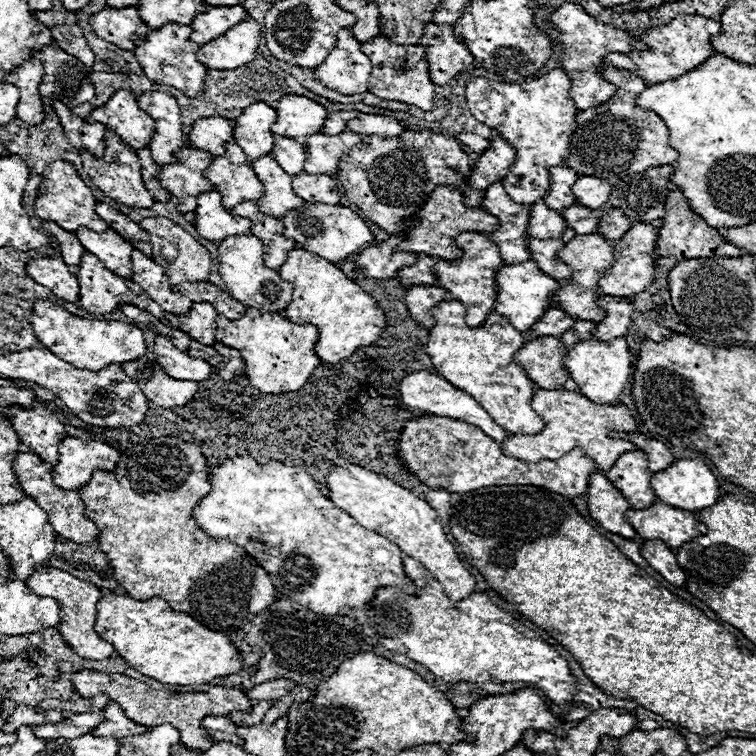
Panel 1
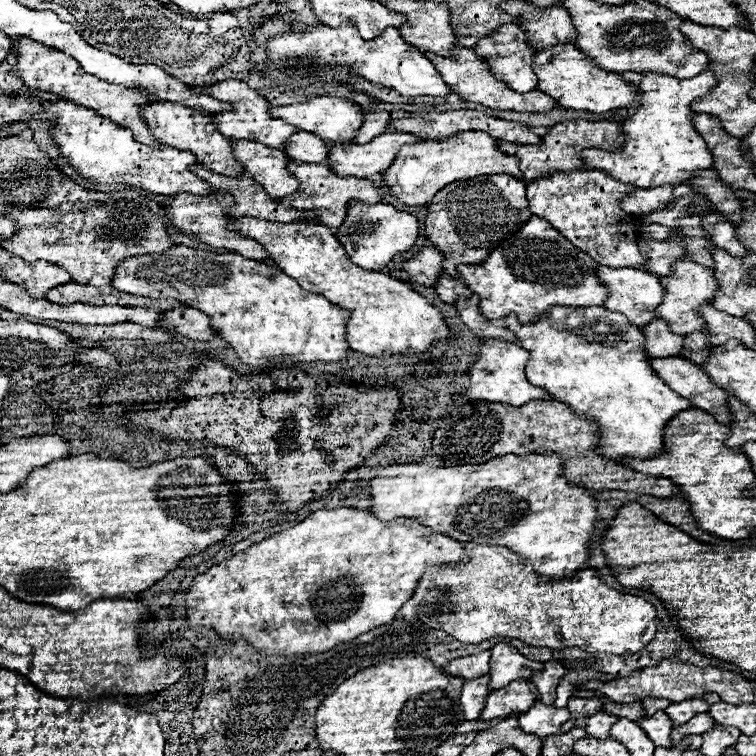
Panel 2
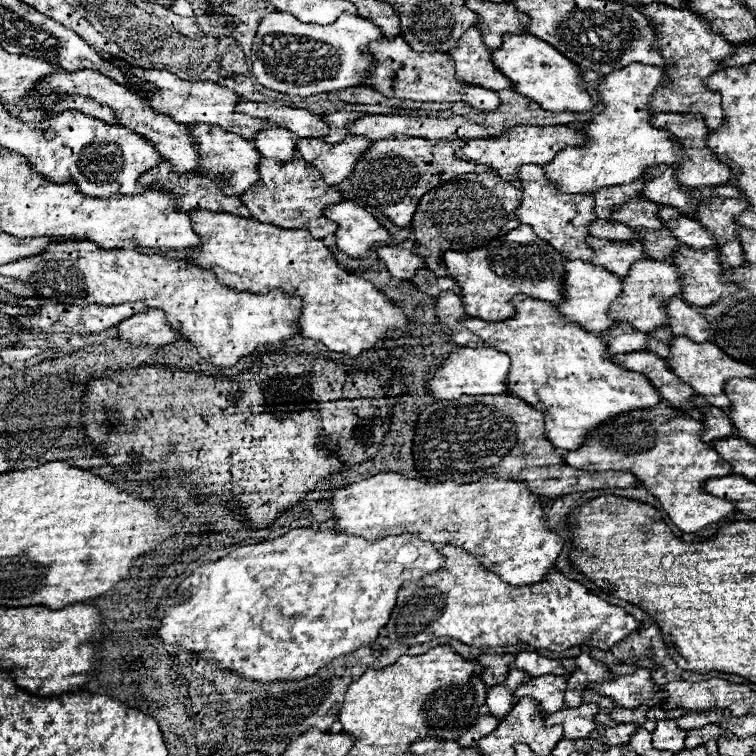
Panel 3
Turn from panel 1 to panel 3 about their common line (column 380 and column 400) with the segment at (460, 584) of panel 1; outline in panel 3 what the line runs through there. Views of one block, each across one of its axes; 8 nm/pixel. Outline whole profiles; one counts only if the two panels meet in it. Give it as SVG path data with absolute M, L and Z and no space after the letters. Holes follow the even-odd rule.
M382 472L336 490L330 512L336 520L334 530L348 536L380 540L408 532L438 546L458 546L510 586L544 580L562 550L560 536L546 526L540 496L530 494L524 482L508 478L486 476L480 482L456 484L452 480L418 482L396 472Z

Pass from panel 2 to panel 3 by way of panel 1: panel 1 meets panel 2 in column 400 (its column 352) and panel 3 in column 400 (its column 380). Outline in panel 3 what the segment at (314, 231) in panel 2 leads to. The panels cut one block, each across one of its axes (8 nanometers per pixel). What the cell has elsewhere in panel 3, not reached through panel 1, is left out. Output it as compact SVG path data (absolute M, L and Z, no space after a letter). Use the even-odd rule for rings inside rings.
M192 212L192 228L200 236L200 244L194 246L182 260L202 270L212 270L220 284L234 288L238 292L266 294L272 288L282 290L288 296L300 296L302 314L296 320L298 332L302 338L314 338L328 346L332 352L346 352L360 356L360 352L372 348L378 340L390 336L392 332L406 330L406 316L400 308L390 304L382 292L378 292L370 282L356 278L342 270L334 260L332 252L322 244L322 240L312 238L306 230L284 230L278 226L268 226L252 218L242 218L226 212Z

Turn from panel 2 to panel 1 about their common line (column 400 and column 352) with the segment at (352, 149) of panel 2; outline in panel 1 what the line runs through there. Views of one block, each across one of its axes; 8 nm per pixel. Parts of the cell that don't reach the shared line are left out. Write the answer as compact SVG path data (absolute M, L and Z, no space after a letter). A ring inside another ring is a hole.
M342 132L340 136L308 136L304 140L306 146L306 164L304 172L308 174L336 174L338 160L344 152L348 152L352 146L358 146L362 142L362 136L356 136L354 132Z

